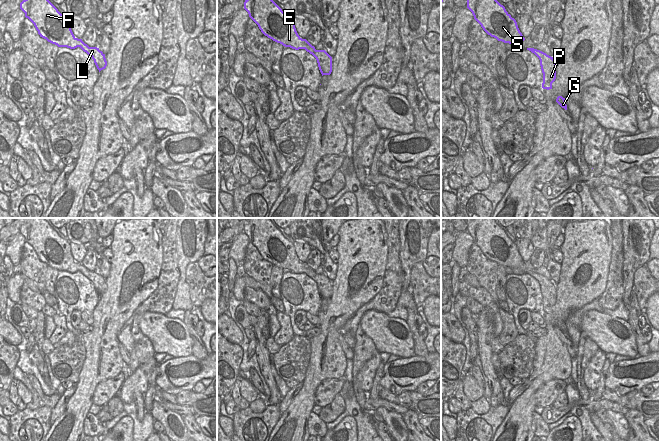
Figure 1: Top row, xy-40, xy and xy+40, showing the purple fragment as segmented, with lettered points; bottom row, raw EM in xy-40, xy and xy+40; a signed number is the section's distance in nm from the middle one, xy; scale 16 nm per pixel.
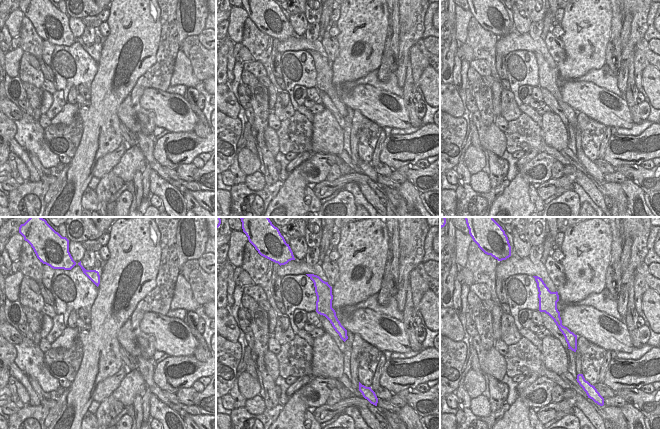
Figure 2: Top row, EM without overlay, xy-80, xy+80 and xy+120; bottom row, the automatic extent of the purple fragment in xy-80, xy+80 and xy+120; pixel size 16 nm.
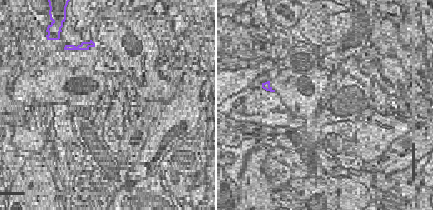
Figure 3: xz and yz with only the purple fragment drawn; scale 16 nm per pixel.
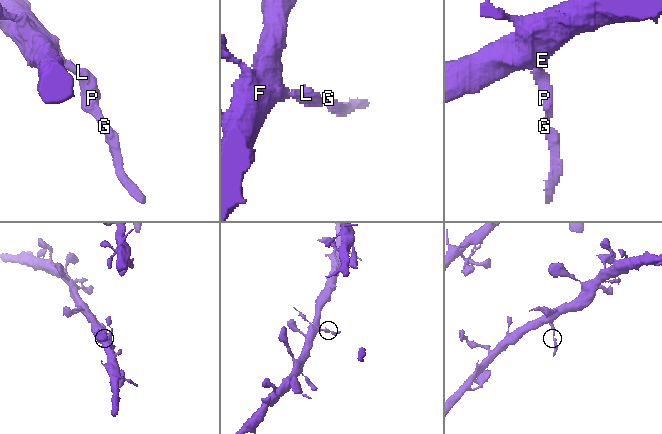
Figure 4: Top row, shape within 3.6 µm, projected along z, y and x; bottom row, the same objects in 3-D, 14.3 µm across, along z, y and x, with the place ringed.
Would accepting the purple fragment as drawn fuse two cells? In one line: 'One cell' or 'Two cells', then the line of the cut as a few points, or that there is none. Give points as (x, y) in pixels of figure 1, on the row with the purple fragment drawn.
Two cells. Split along xy-40 (87, 45), (82, 49).

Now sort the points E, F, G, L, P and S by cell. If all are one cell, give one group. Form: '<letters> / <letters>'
E F S / G L P

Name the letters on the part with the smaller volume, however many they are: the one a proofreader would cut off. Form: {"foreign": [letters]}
{"foreign": ["G", "L", "P"]}

